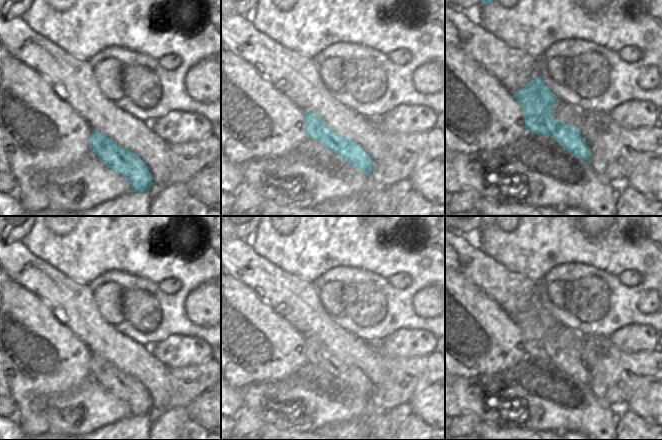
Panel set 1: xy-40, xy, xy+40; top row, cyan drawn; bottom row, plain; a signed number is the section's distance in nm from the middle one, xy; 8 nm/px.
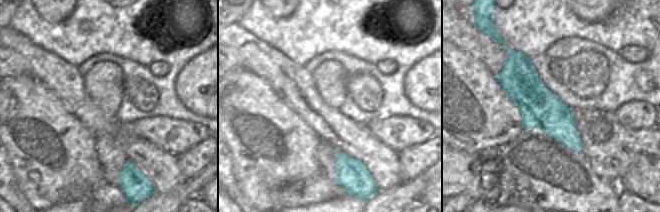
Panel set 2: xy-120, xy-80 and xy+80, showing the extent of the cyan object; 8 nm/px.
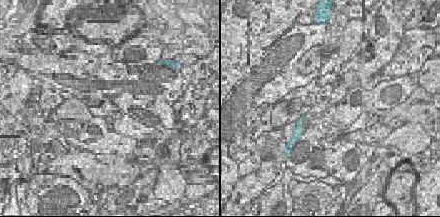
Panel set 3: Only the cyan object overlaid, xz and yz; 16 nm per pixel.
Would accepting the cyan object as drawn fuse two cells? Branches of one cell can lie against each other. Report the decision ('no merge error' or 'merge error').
no merge error

